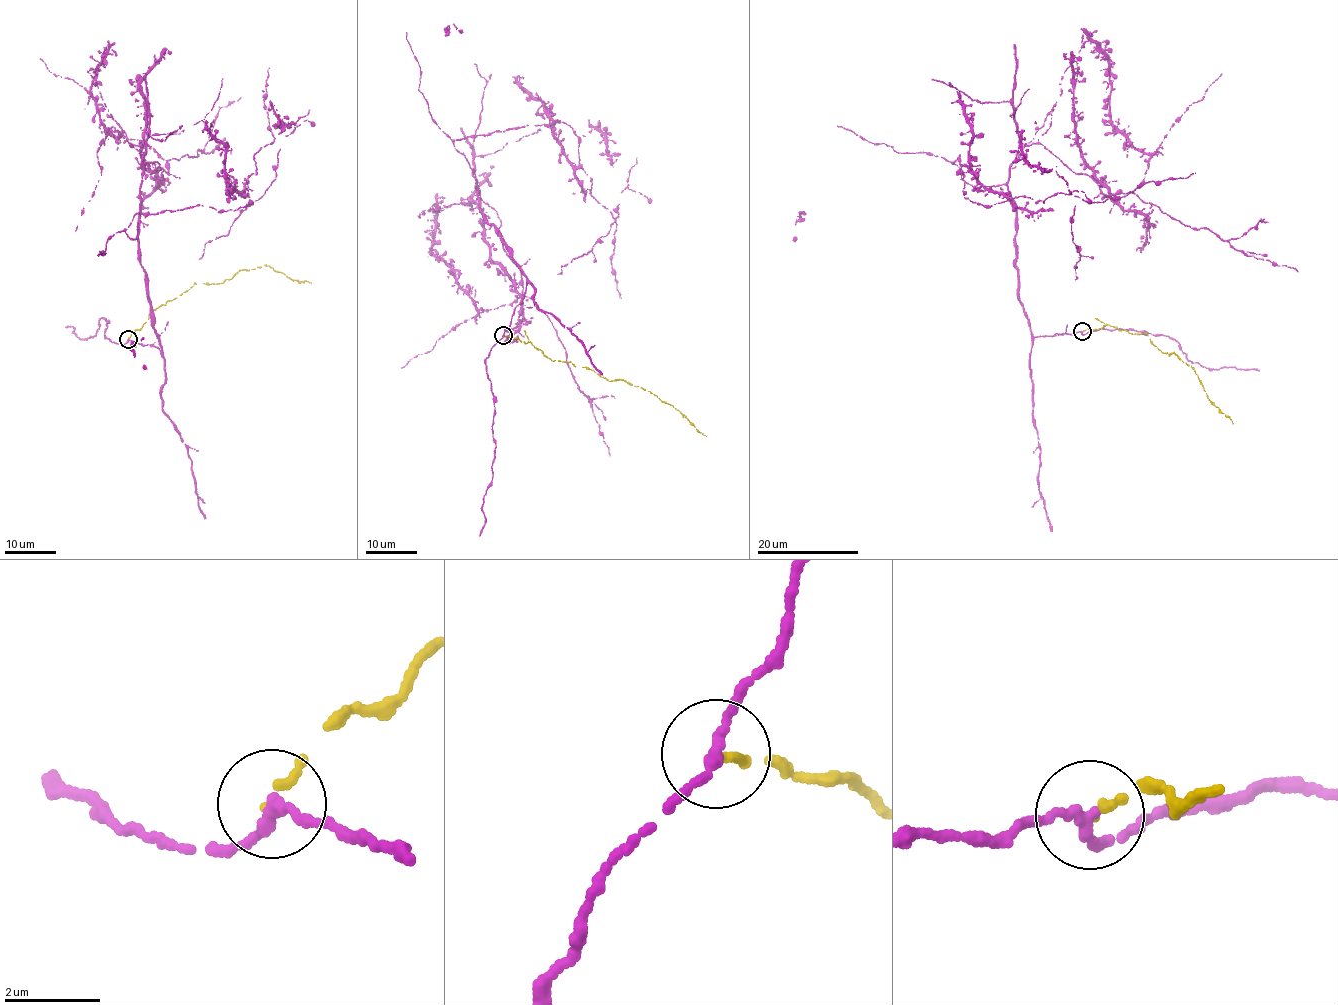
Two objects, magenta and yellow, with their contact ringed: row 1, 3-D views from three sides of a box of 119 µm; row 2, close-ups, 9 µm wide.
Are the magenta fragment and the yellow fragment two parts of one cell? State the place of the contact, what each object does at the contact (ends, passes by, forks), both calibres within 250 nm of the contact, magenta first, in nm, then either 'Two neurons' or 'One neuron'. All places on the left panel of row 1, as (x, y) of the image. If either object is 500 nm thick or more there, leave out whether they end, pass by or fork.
Place: (128, 339). At the ring magenta passes by. At the ring yellow ends. Thickness 240 nm (magenta) against 70 nm. Two neurons

